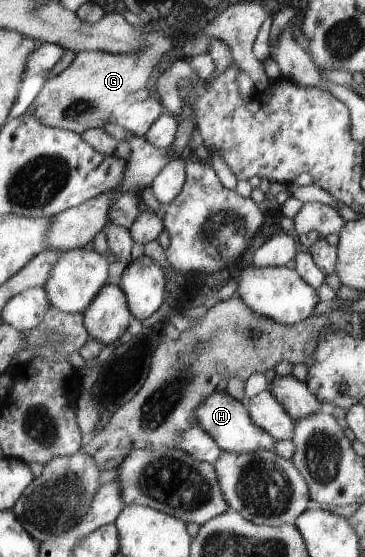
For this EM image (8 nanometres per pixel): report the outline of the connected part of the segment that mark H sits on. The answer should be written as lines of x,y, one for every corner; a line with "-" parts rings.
215,390
209,394
196,409
196,418
200,426
214,439
225,452
248,454
261,450
273,450
277,440
258,426
251,417
249,410
240,400
234,399
227,391

